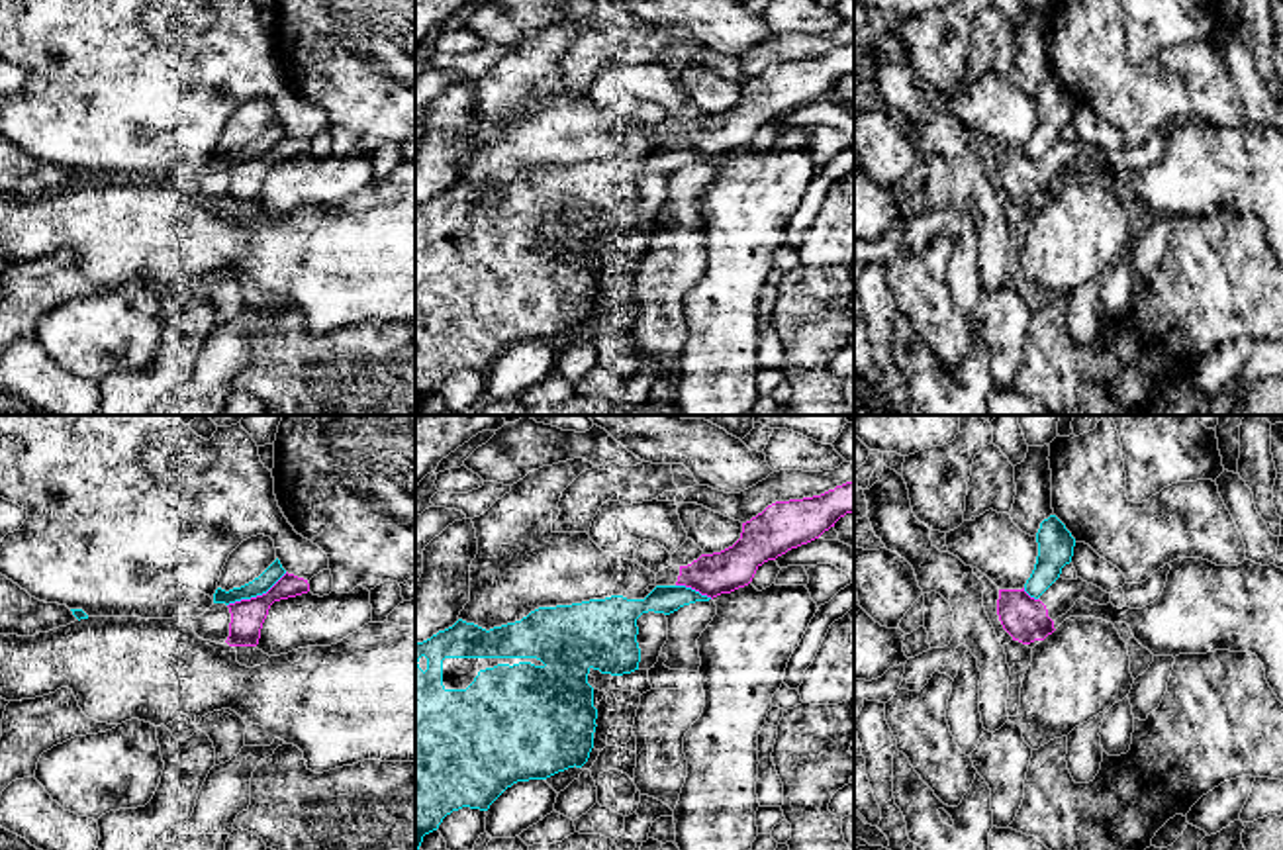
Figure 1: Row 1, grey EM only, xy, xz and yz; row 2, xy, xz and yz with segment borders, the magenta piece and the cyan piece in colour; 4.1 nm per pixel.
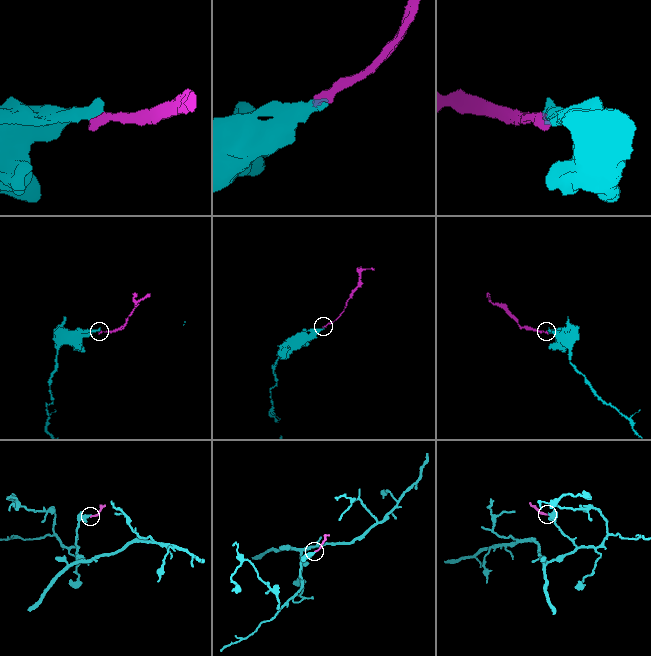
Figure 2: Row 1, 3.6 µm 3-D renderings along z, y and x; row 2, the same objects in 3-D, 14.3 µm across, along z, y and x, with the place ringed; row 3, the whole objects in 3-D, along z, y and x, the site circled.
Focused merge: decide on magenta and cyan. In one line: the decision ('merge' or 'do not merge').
do not merge

